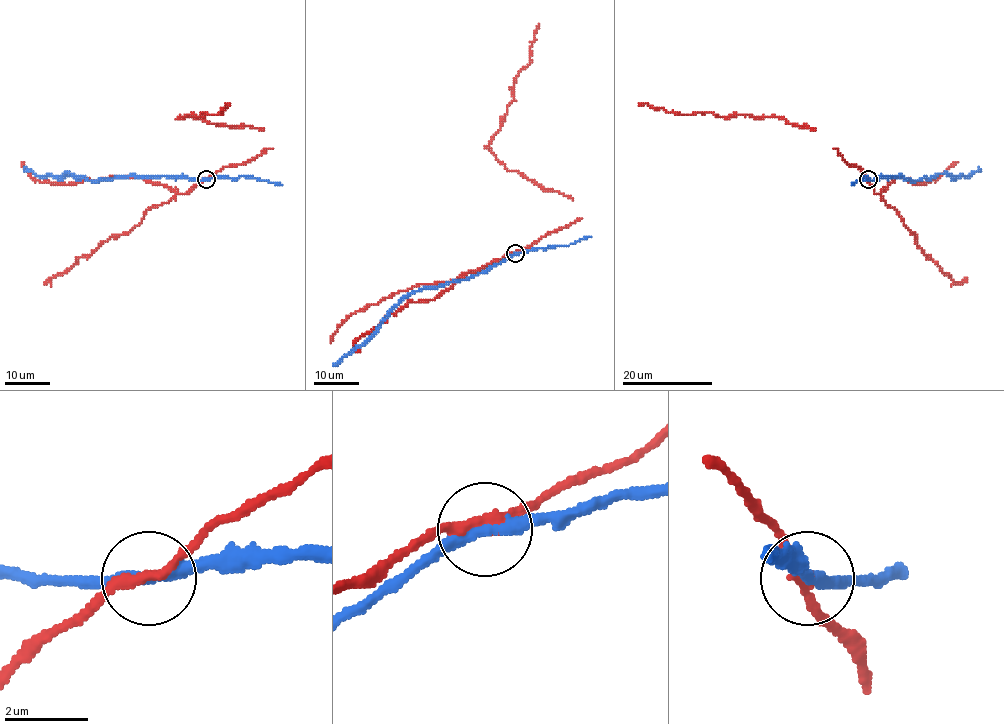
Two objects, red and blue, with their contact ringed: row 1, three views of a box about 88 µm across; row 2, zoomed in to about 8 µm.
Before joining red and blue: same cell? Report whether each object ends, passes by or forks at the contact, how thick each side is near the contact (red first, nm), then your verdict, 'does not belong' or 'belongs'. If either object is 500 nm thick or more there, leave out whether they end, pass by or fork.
red passes by; blue passes by; calibres 260 and 280 nm; does not belong

